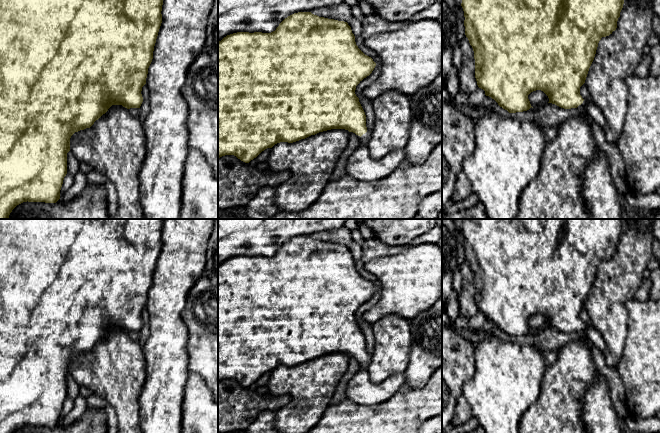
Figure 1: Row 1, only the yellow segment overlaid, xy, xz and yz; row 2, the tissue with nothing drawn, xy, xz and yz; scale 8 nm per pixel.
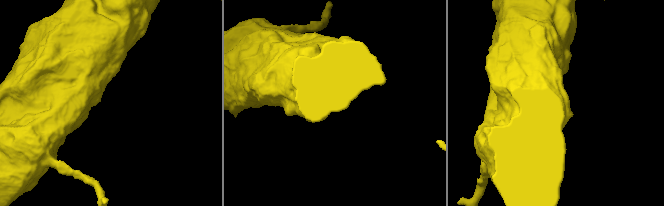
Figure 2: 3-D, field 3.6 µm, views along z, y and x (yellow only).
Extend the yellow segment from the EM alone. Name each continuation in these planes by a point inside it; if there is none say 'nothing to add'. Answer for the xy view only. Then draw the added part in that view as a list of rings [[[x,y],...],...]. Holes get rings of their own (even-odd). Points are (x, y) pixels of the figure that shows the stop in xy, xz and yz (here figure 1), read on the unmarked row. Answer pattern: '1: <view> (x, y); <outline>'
nothing to add

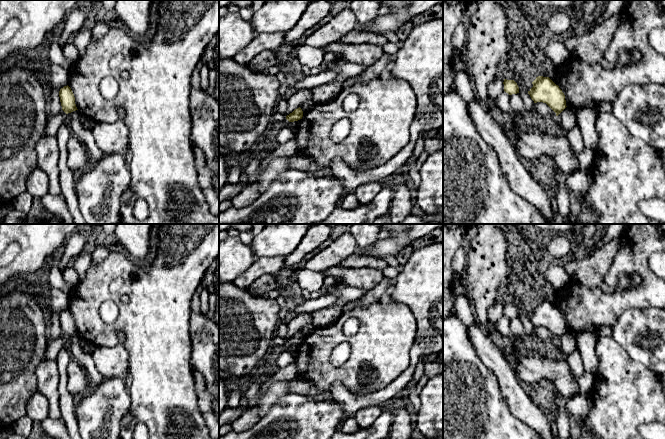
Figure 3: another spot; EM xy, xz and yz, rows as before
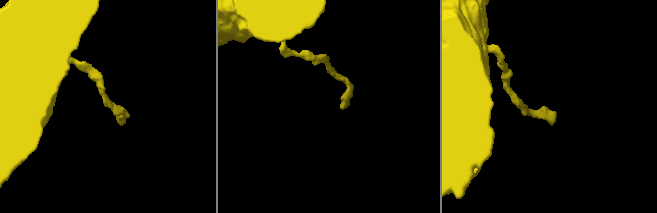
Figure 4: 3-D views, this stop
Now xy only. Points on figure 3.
nothing to add

